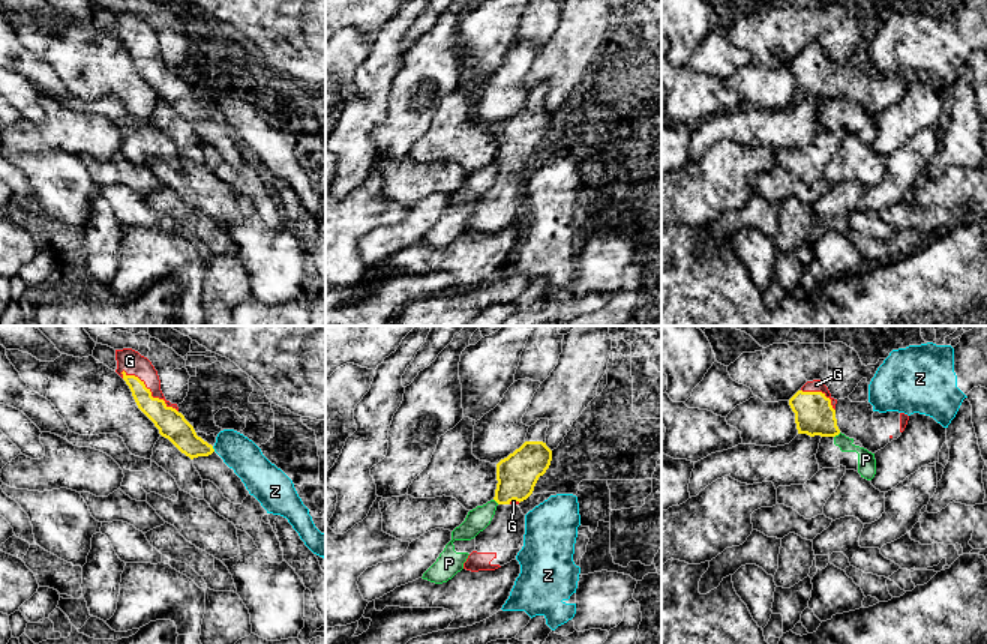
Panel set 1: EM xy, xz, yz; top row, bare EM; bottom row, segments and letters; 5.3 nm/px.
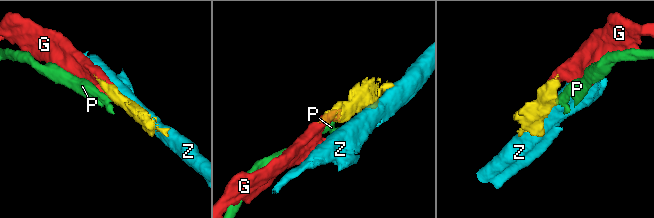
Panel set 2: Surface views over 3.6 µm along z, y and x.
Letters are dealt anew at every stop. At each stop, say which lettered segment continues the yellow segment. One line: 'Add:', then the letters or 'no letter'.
Add: G

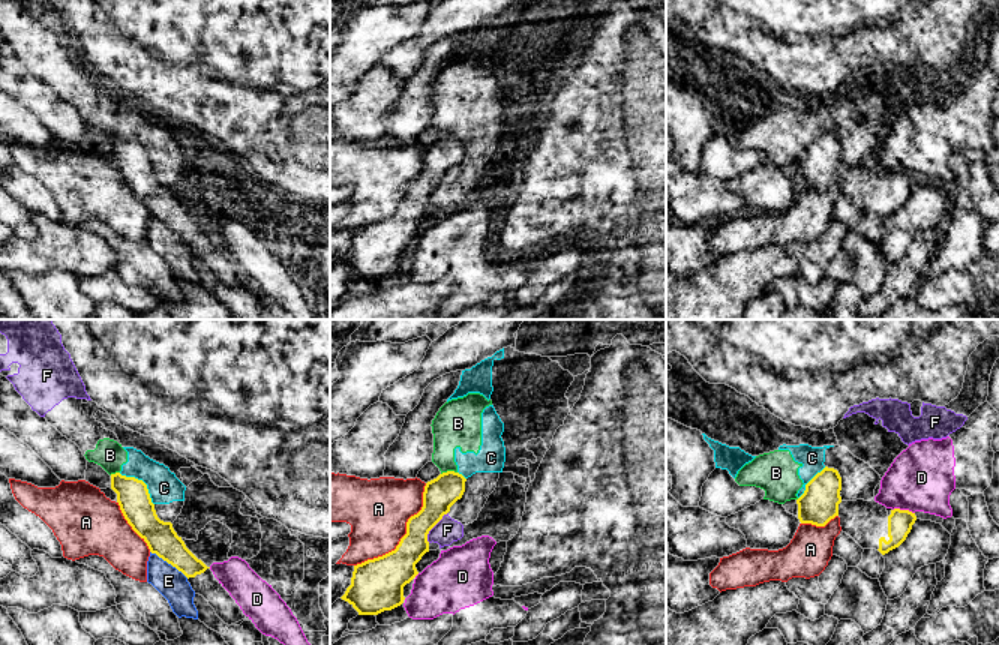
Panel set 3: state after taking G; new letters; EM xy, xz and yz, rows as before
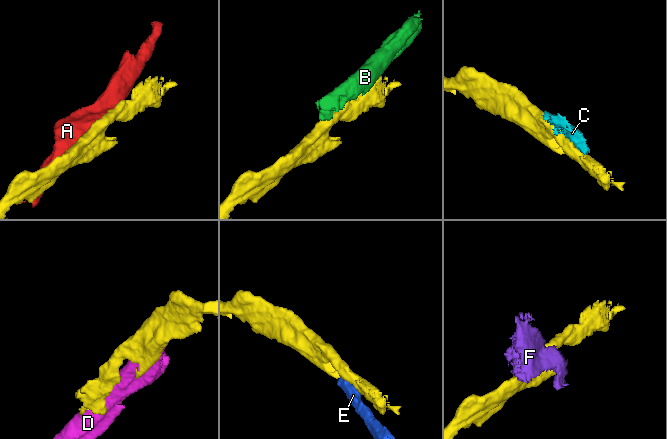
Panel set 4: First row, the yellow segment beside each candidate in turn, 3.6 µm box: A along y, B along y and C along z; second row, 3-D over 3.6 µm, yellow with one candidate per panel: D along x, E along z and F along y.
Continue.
Add: no letter

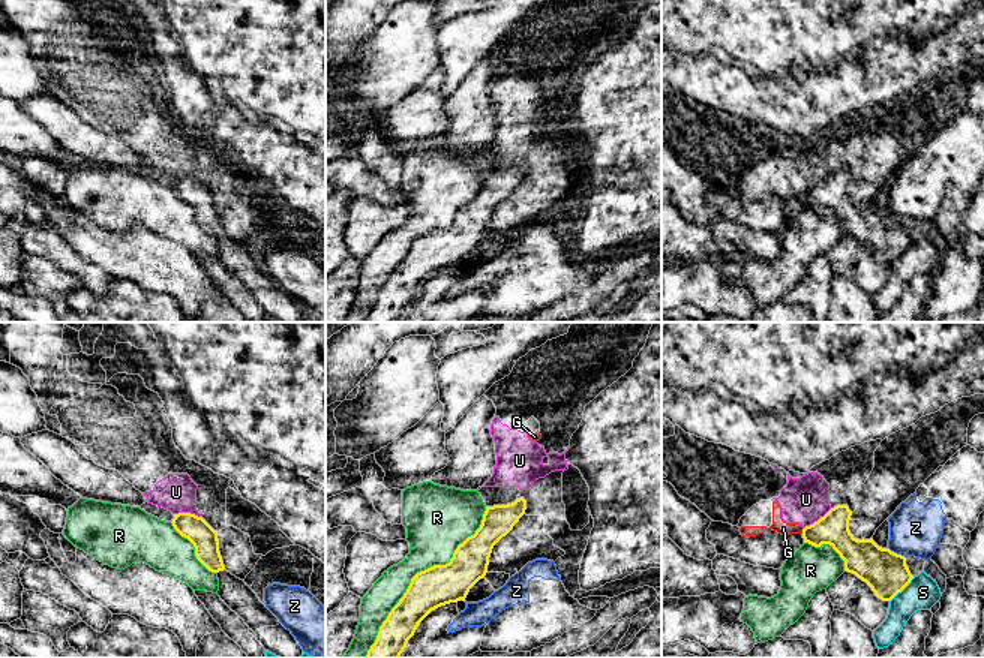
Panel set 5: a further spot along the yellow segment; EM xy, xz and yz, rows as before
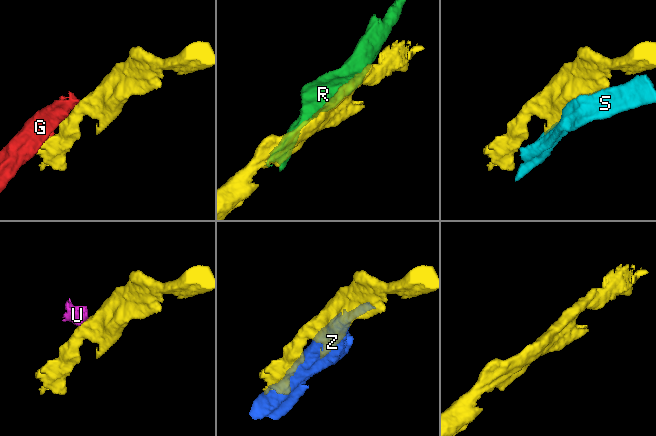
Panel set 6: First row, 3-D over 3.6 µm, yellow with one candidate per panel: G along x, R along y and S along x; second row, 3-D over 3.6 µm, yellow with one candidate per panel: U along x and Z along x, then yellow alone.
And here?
Add: no letter

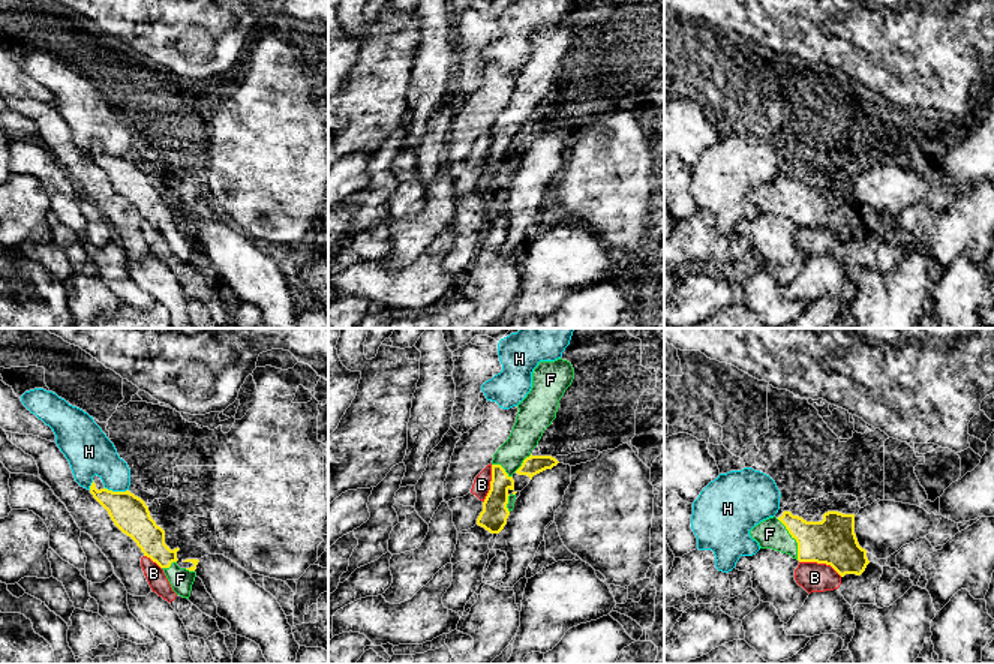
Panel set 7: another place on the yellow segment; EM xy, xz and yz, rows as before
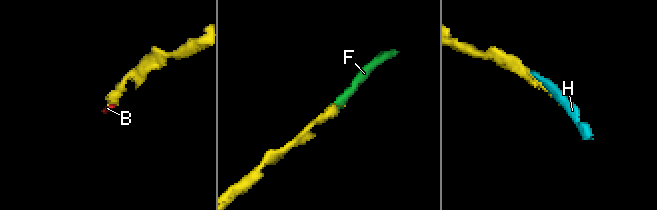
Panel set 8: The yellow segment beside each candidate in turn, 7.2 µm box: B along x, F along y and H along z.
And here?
Add: F

